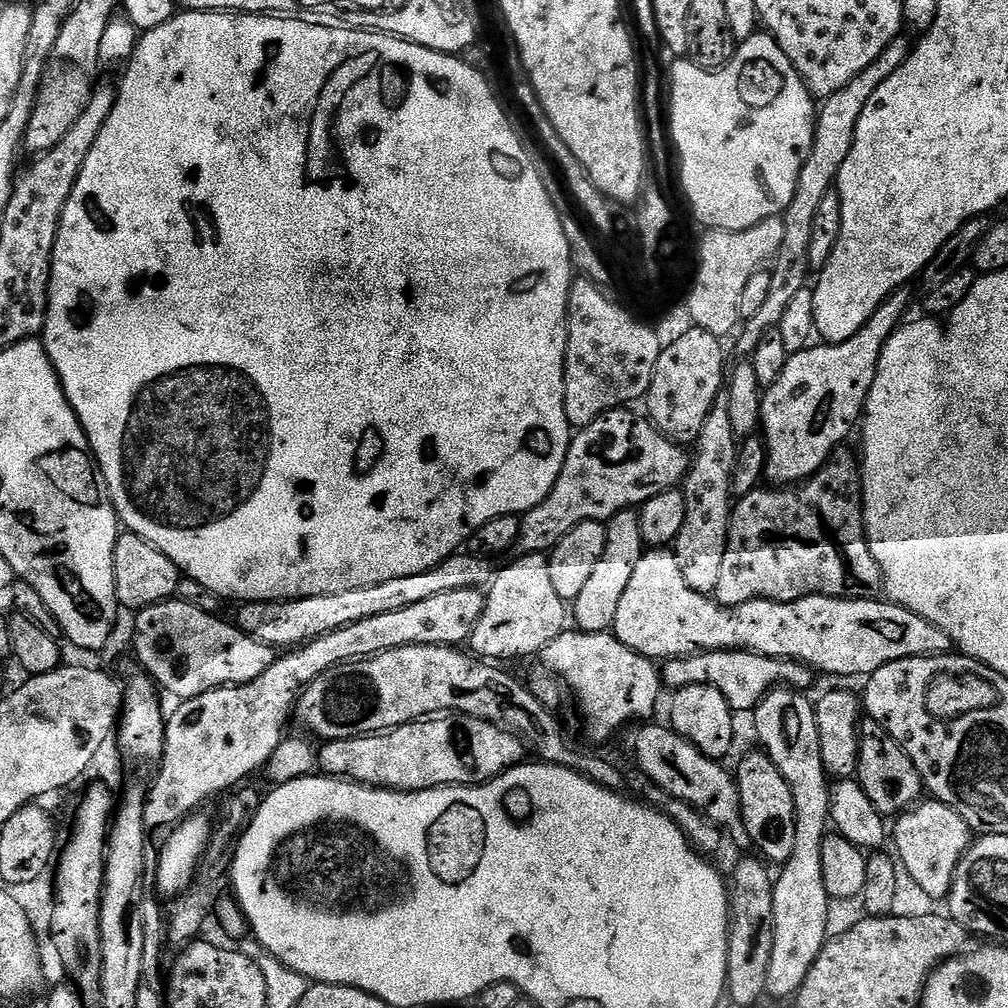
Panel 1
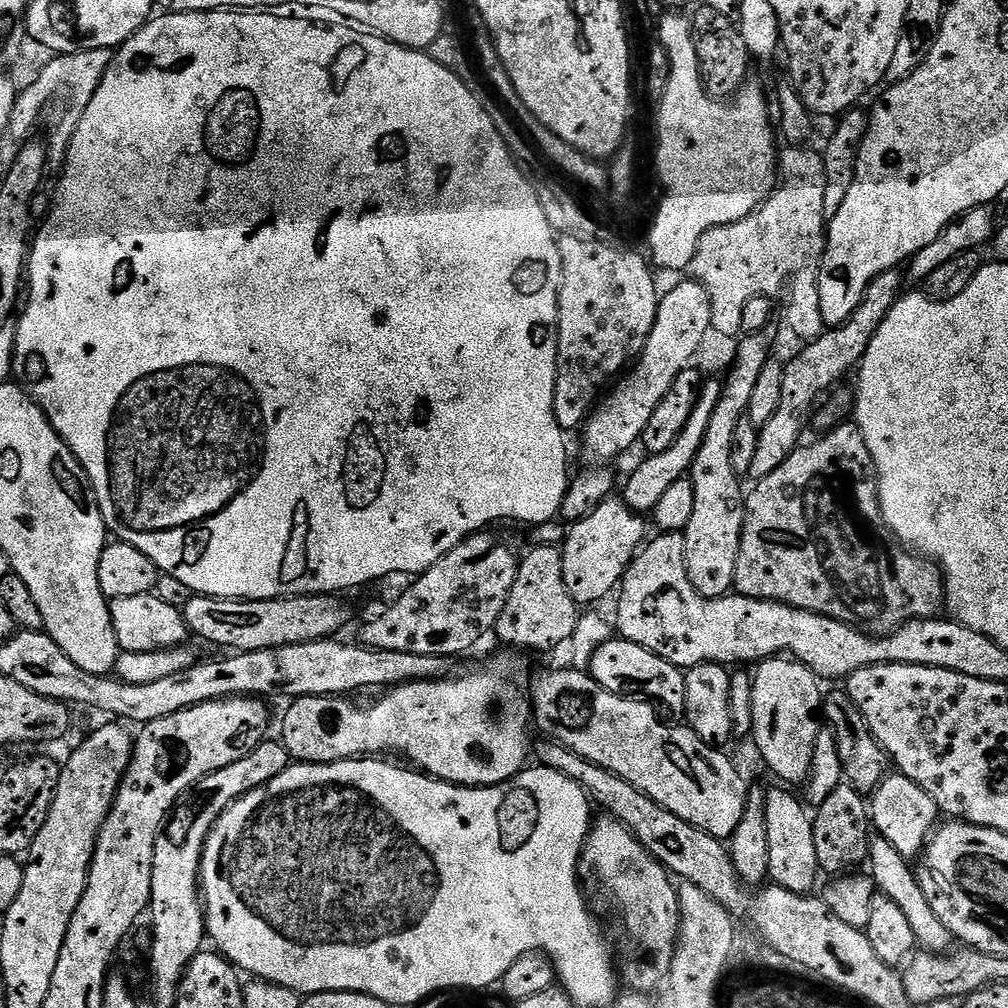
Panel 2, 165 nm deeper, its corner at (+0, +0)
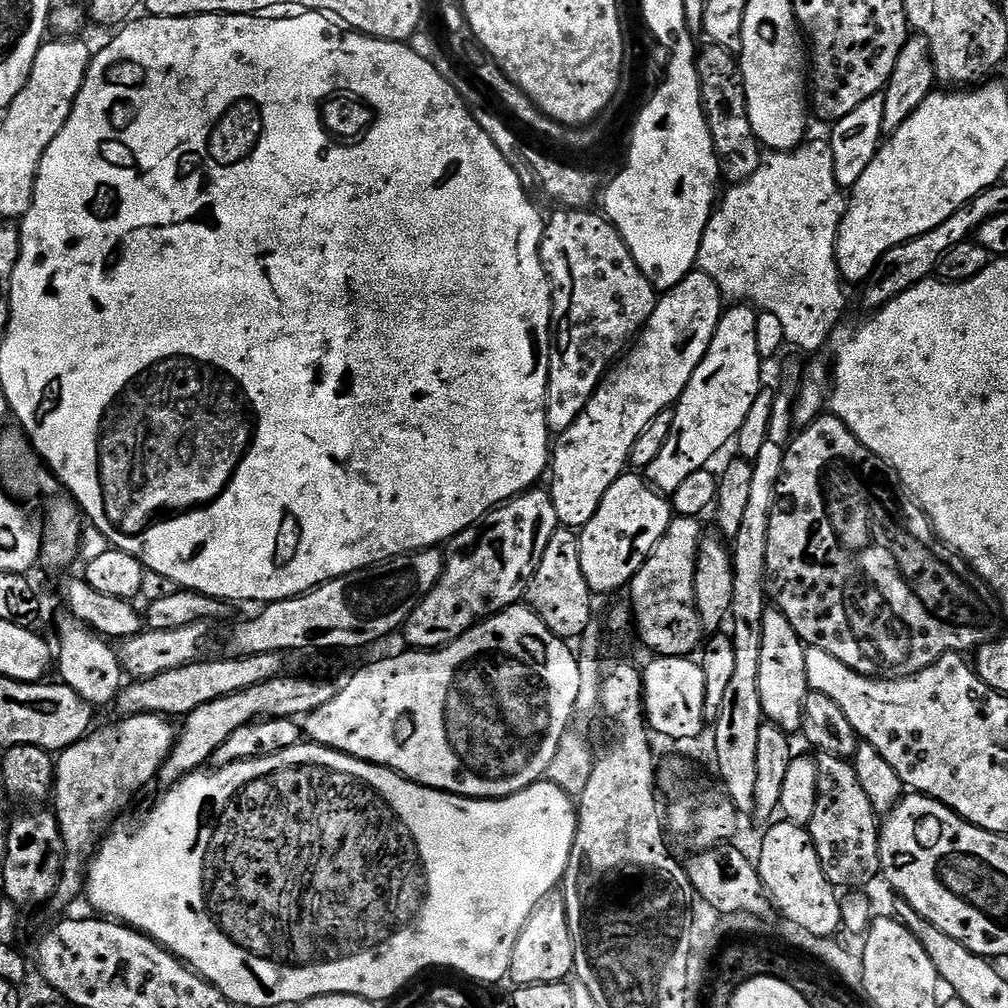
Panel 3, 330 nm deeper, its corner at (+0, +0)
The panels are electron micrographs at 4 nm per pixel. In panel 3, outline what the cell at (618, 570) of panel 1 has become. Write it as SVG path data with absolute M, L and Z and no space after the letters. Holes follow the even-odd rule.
M744 302L723 309L708 352L674 405L672 429L666 438L666 446L662 446L658 458L654 458L646 469L646 479L657 492L676 492L690 474L705 471L711 465L708 463L731 440L733 443L734 438L739 437L742 422L746 422L750 406L754 406L762 391L762 361L754 338L757 315L757 309Z

